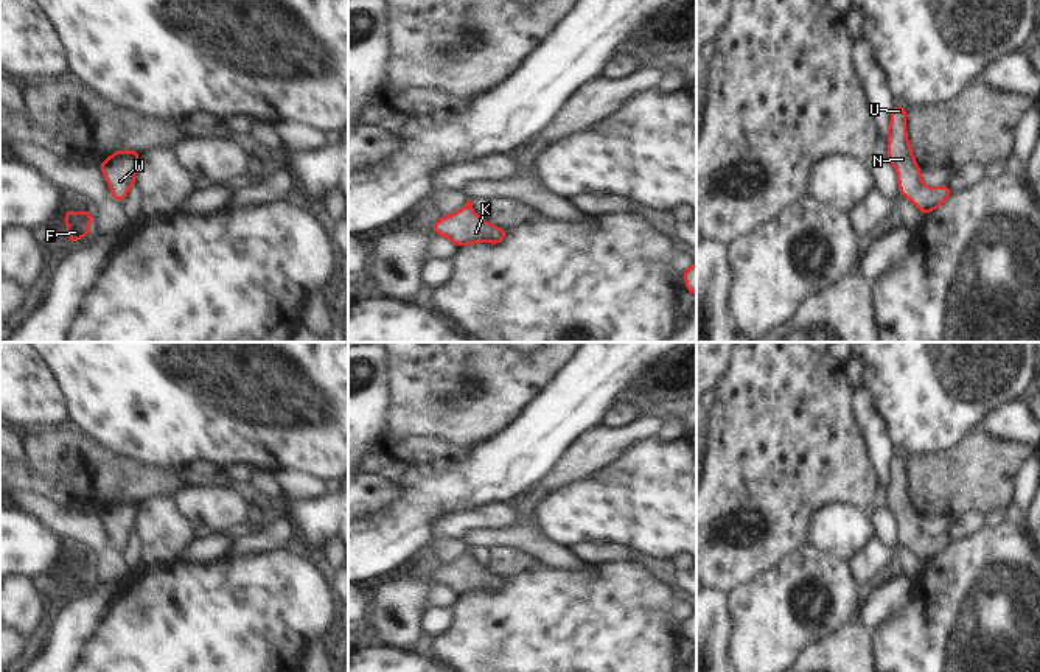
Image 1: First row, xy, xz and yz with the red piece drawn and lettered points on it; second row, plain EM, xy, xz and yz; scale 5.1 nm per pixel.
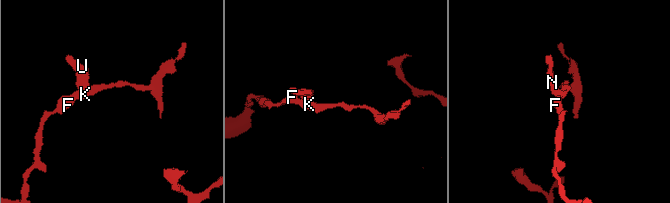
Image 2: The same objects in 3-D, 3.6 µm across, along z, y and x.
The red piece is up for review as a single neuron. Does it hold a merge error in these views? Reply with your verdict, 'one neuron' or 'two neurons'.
one neuron

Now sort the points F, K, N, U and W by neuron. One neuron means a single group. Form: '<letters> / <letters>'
F K N U W

